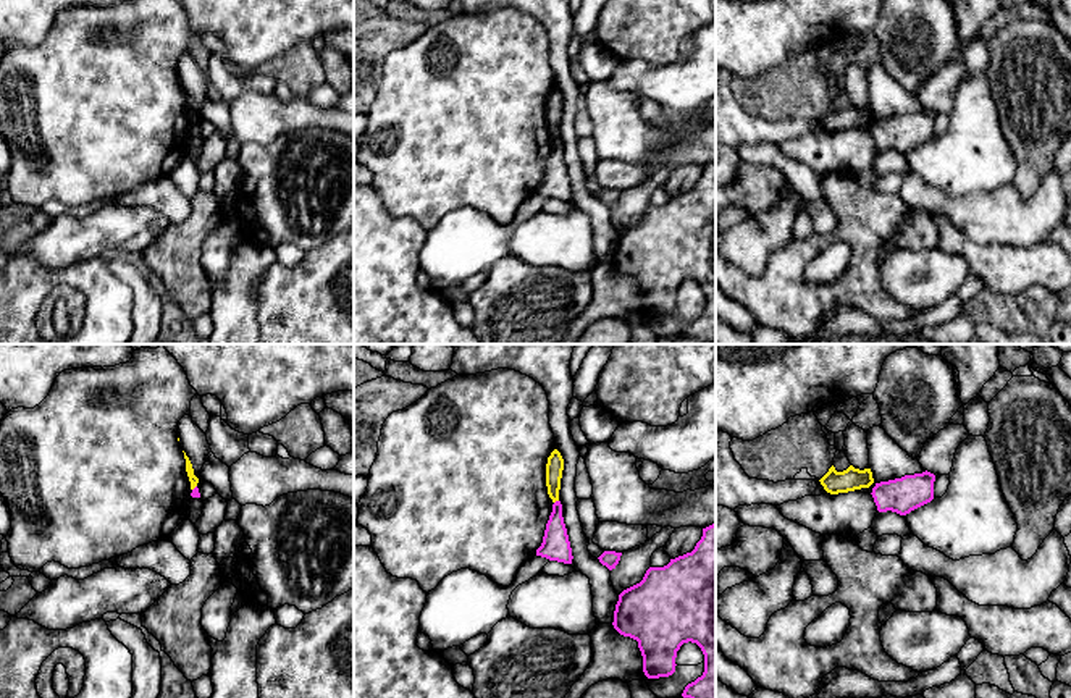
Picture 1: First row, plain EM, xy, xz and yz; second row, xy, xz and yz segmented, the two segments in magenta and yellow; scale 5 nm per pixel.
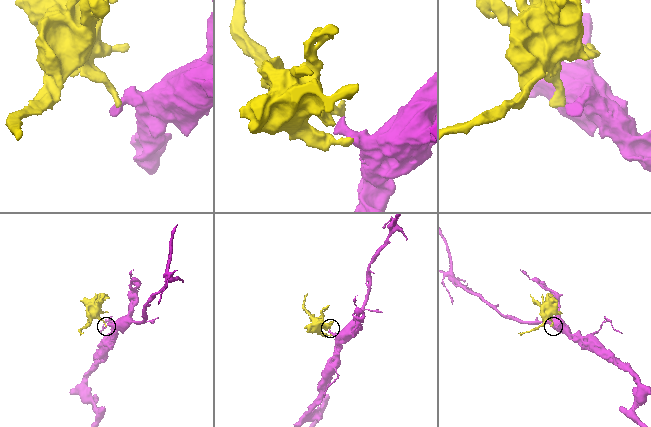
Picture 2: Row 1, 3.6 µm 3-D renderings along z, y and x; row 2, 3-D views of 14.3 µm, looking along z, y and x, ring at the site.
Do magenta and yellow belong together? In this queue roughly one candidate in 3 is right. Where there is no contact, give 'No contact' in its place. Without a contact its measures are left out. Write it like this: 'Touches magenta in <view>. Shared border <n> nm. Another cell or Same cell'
Touches magenta in xz. Shared border 30 nm. Another cell

